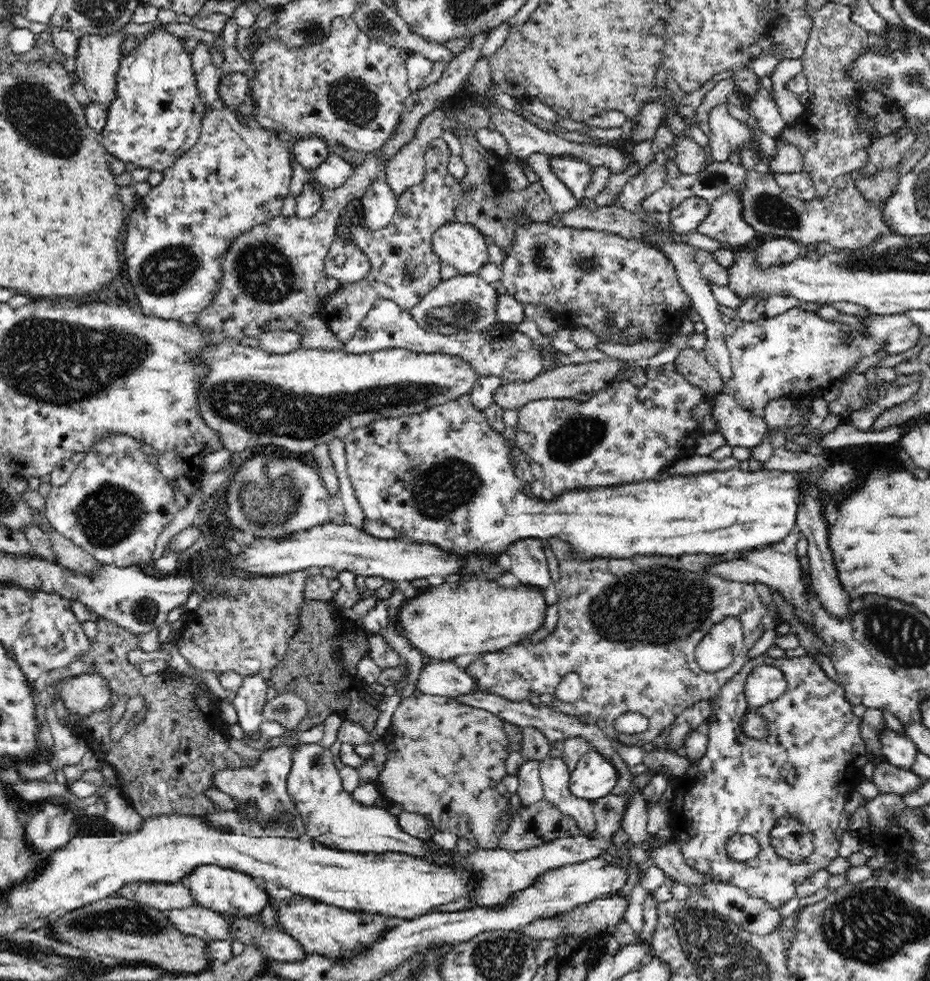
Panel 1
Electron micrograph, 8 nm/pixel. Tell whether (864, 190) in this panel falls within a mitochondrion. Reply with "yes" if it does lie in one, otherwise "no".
no

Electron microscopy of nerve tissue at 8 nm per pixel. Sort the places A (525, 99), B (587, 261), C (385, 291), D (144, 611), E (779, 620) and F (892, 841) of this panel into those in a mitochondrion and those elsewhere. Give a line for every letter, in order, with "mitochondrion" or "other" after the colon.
A: other
B: mitochondrion
C: other
D: mitochondrion
E: other
F: other

